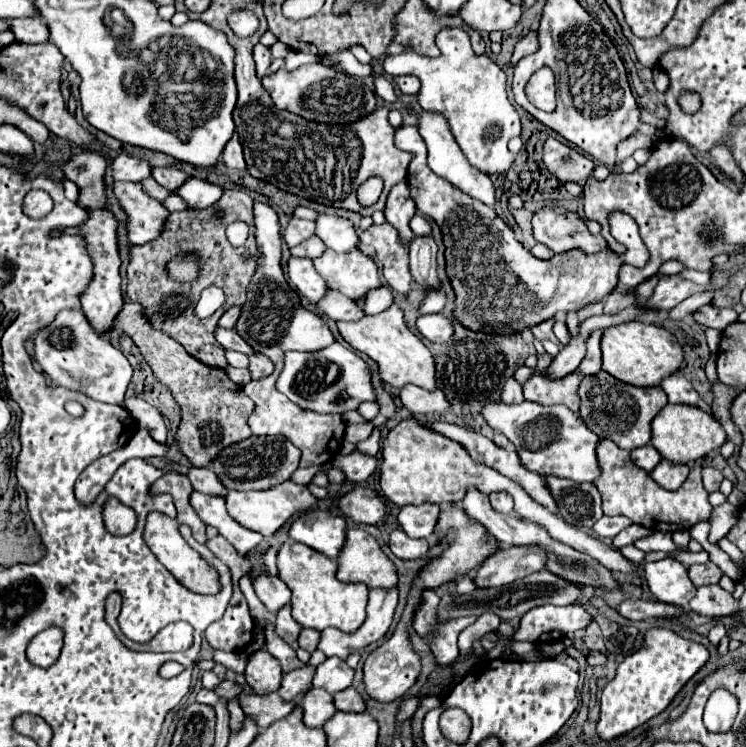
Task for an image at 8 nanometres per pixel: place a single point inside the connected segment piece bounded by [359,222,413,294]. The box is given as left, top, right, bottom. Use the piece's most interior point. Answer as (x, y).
(394, 255)

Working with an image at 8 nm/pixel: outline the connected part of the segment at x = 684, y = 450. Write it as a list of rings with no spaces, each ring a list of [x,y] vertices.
[[[667,404],[653,420],[653,438],[651,444],[657,452],[671,462],[687,464],[693,460],[705,458],[715,448],[721,448],[727,440],[723,426],[713,418],[713,414],[703,412],[697,406],[683,406],[683,404]]]

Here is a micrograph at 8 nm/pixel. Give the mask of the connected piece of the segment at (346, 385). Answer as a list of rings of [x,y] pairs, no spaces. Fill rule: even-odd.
[[[333,342],[329,348],[319,352],[287,352],[285,368],[277,380],[277,390],[299,408],[321,414],[343,414],[347,410],[357,410],[361,402],[375,398],[367,362],[339,342]]]

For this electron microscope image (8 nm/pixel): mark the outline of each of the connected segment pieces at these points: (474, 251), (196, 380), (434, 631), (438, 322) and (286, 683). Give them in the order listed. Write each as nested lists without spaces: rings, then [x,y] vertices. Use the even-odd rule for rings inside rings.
[[[415,126],[399,128],[395,132],[395,146],[413,154],[407,176],[417,210],[431,216],[443,232],[447,274],[457,294],[453,316],[463,326],[479,330],[479,326],[485,324],[499,334],[511,334],[535,326],[557,312],[579,310],[615,290],[619,282],[617,272],[625,262],[625,256],[617,256],[613,250],[603,248],[591,256],[569,250],[555,254],[551,260],[539,260],[515,240],[513,230],[493,208],[463,194],[427,166],[427,146]],[[479,280],[491,282],[479,284]]]
[[[125,302],[123,310],[117,316],[115,328],[131,336],[141,354],[151,364],[155,376],[171,388],[175,400],[181,406],[181,426],[177,430],[177,444],[181,452],[193,462],[197,468],[205,468],[219,456],[219,452],[239,440],[251,436],[247,426],[247,418],[251,416],[255,404],[245,396],[243,388],[229,380],[227,372],[221,368],[209,368],[195,360],[187,350],[175,342],[165,332],[155,330],[143,314],[143,308],[135,302]]]
[[[435,590],[425,592],[425,602],[415,614],[413,630],[429,642],[431,652],[435,654],[437,666],[449,668],[455,658],[459,656],[457,650],[457,636],[463,628],[473,624],[475,616],[463,616],[449,622],[439,622],[437,618],[437,606],[439,606],[439,594]]]
[[[427,314],[419,316],[417,328],[431,342],[447,342],[455,334],[455,320],[443,314]]]
[[[303,666],[299,670],[293,670],[289,674],[283,676],[283,684],[279,688],[279,696],[283,700],[293,700],[297,694],[305,694],[307,690],[313,688],[311,680],[315,676],[315,668],[313,666]]]

